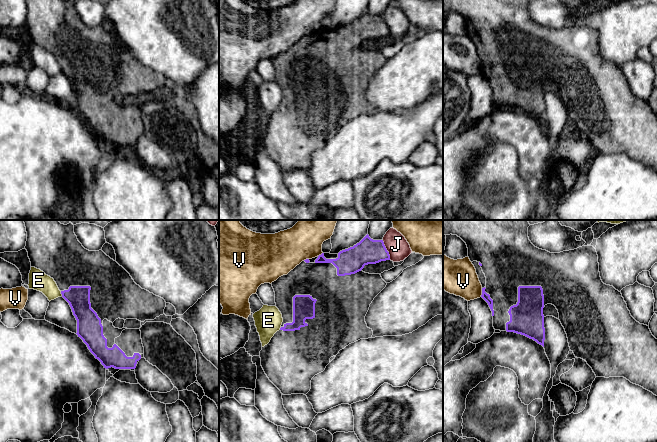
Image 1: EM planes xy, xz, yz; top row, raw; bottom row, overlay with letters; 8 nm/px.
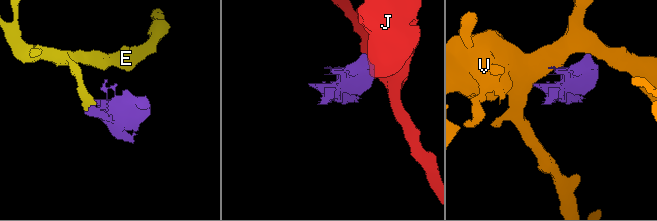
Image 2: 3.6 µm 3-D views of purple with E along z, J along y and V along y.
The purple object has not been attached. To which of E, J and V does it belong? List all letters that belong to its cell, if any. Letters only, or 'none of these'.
none of these

